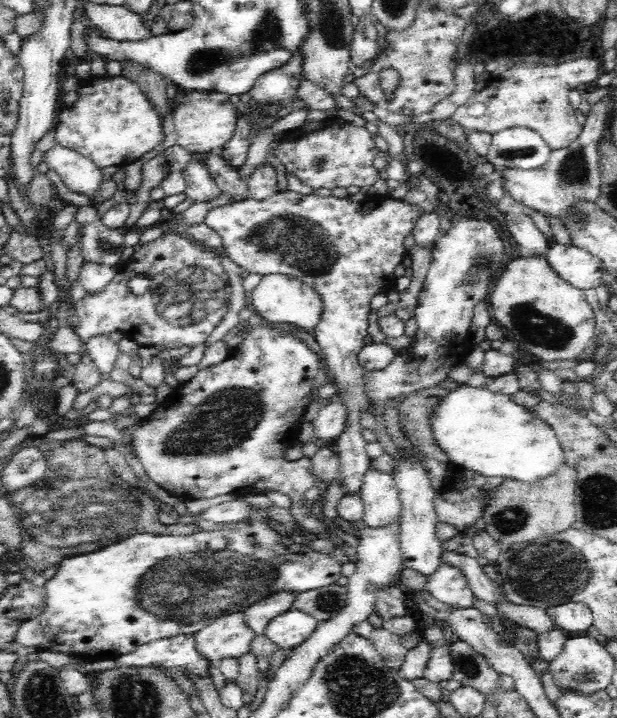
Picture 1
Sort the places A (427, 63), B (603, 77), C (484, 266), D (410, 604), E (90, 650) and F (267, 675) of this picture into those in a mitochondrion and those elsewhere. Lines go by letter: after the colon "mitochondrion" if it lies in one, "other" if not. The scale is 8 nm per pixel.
A: mitochondrion
B: other
C: mitochondrion
D: other
E: other
F: other

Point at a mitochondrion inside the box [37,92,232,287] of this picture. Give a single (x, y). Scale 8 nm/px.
(103, 245)

